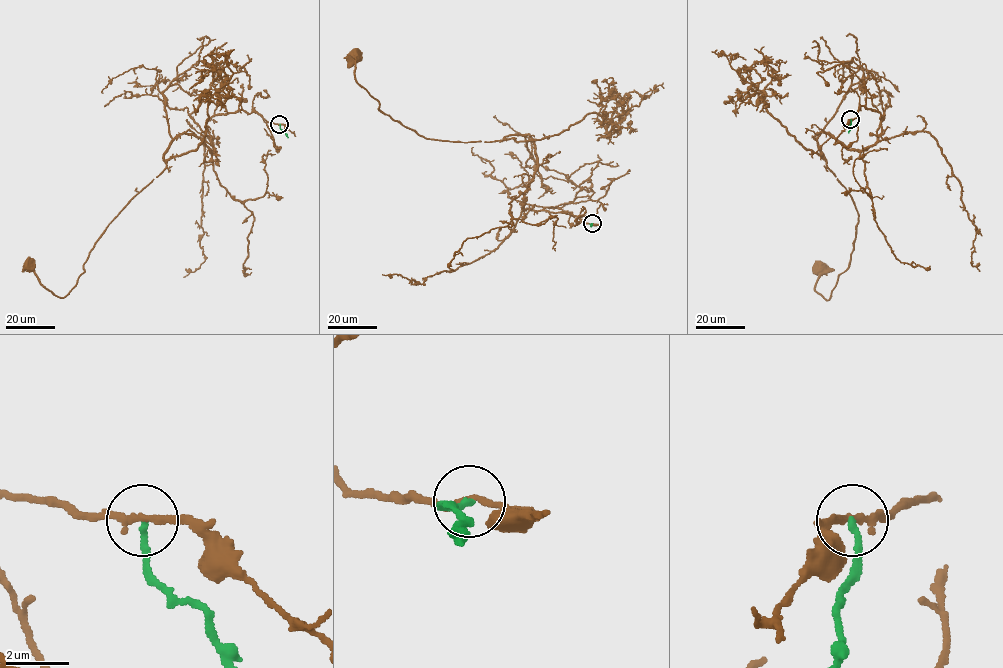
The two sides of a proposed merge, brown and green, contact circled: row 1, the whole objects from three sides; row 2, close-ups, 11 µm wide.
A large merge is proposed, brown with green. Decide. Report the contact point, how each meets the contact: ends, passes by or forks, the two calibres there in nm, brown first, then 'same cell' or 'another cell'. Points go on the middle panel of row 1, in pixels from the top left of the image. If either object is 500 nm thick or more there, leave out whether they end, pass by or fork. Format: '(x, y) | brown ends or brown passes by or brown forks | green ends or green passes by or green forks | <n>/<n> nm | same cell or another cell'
(592, 223) | brown passes by | green ends | 180/200 nm | another cell

